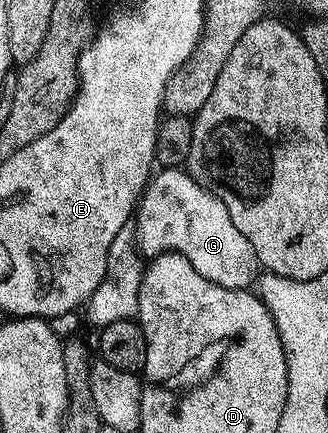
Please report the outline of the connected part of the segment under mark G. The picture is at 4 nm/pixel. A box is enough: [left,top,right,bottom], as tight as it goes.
[132,168,260,290]

